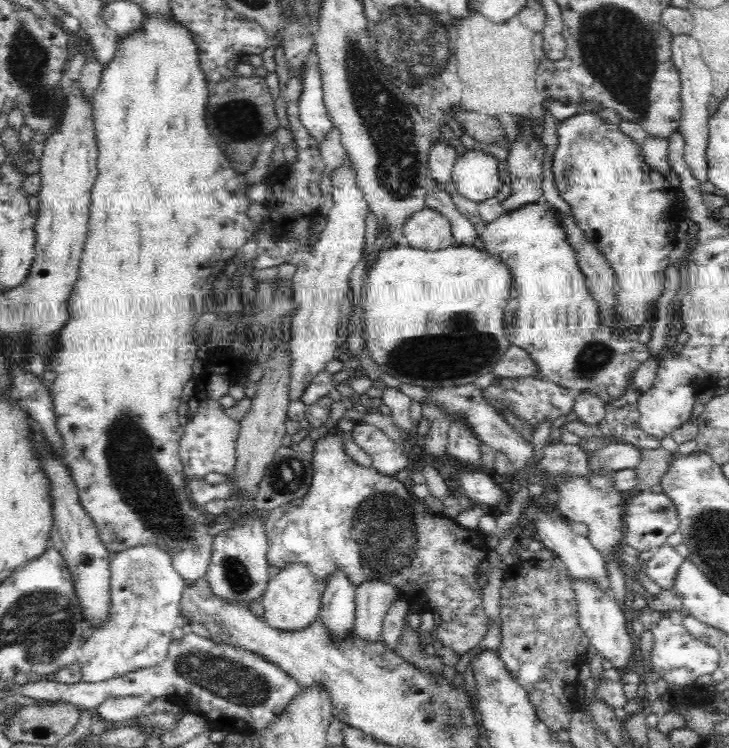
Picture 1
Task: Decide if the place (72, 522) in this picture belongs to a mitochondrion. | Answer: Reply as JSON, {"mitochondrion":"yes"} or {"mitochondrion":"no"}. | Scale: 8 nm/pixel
{"mitochondrion":"no"}

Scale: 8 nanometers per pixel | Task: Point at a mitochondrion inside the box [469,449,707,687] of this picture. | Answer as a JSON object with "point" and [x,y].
{"point":[662,511]}

